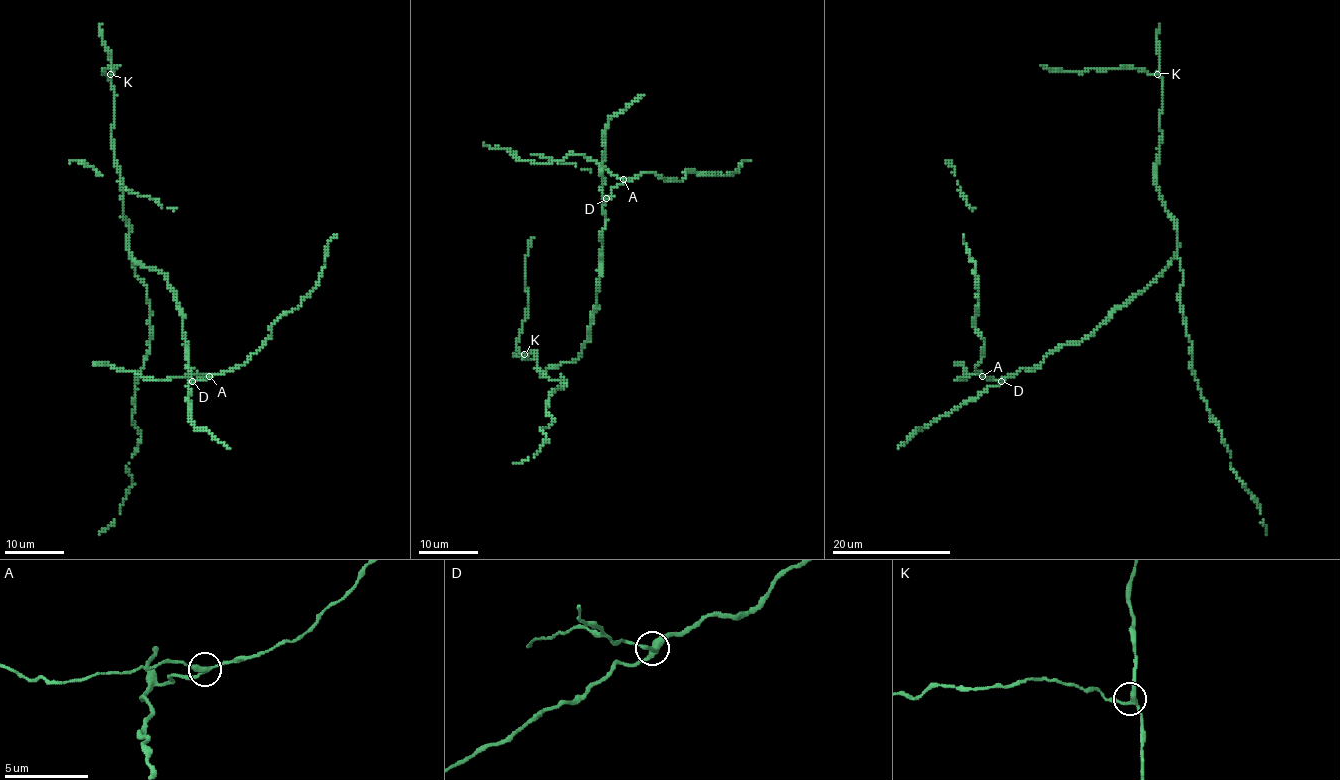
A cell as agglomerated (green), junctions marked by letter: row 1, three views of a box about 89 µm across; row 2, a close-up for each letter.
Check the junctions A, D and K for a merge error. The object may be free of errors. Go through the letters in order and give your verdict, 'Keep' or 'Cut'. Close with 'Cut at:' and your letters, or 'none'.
A: Cut
D: Keep
K: Keep
Cut at: A

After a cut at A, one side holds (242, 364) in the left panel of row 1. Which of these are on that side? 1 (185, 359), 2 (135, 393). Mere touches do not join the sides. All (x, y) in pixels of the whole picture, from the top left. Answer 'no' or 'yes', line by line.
1: yes
2: yes

